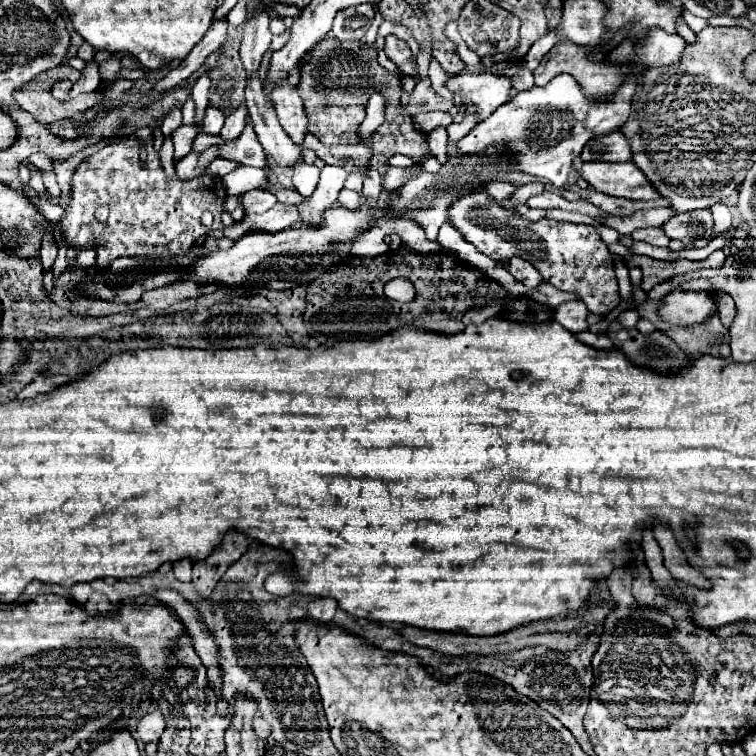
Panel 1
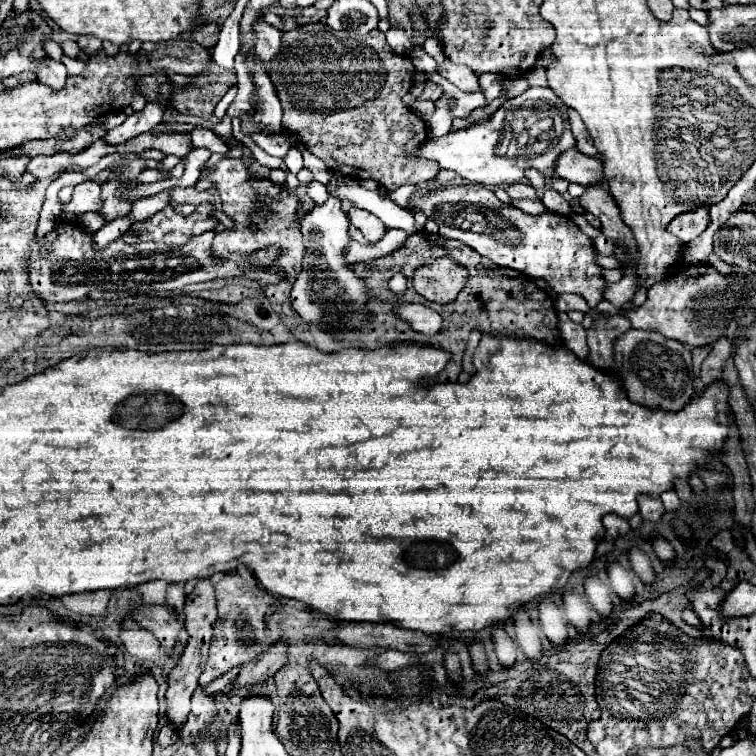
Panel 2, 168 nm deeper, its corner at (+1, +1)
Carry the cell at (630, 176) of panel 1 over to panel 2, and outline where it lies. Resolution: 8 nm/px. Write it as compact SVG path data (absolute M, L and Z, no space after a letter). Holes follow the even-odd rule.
M570 148L564 152L564 156L558 156L558 160L554 164L554 174L558 174L560 178L564 178L568 182L576 182L582 186L596 184L596 180L604 182L600 160L584 156L576 148Z

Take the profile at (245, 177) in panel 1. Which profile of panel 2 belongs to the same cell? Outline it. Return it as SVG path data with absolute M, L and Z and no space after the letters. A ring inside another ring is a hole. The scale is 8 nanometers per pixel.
M196 128L192 134L190 134L190 138L192 138L192 144L194 146L206 146L206 148L210 148L212 153L220 153L223 155L227 155L230 151L230 147L224 144L222 140L218 140L216 138L216 134L212 134L208 128Z

